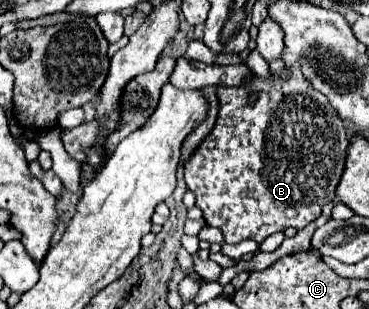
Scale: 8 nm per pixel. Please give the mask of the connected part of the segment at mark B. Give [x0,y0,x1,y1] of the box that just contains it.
[184,67,348,243]

